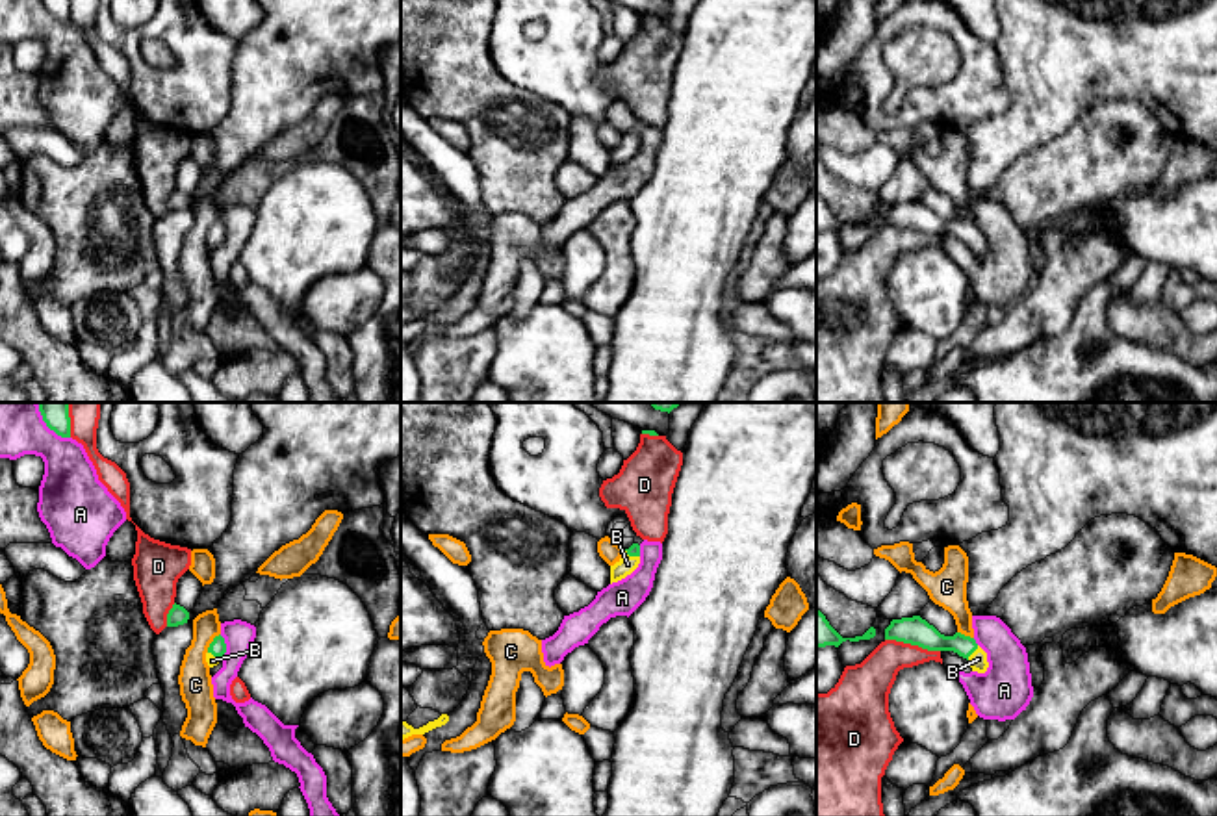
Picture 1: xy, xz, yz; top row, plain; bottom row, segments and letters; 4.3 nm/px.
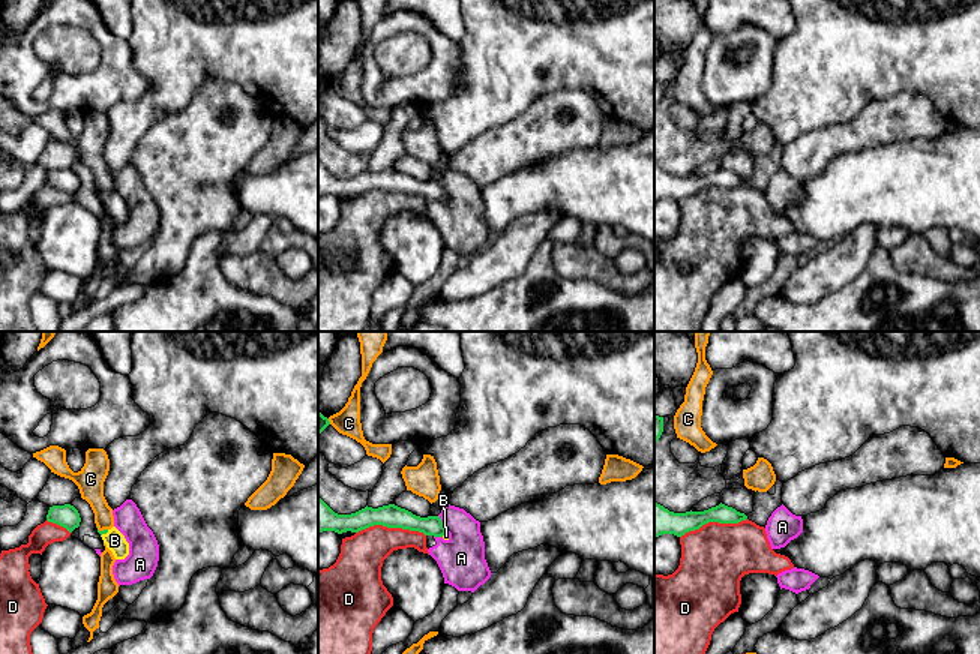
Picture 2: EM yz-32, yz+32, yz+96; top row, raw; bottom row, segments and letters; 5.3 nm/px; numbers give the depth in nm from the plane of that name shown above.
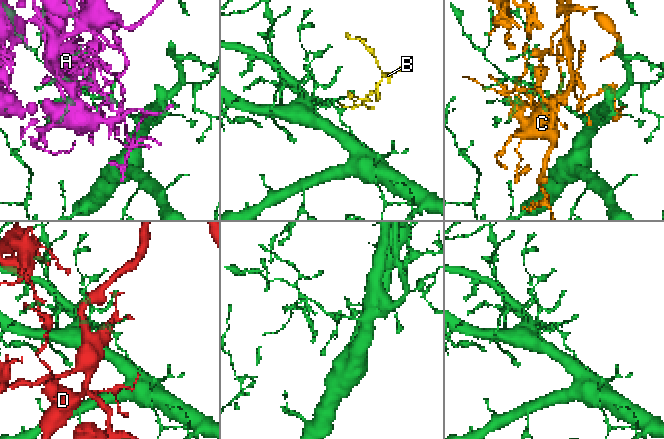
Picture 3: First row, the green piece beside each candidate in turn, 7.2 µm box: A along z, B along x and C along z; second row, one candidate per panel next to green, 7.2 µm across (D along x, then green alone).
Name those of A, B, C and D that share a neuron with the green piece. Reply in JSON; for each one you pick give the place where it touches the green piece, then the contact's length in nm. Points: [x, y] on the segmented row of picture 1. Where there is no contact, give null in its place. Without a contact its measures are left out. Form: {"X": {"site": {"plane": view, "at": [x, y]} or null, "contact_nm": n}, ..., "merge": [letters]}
{"B": {"site": {"plane": "yz", "at": [973, 651]}, "contact_nm": 80}, "merge": ["B"]}

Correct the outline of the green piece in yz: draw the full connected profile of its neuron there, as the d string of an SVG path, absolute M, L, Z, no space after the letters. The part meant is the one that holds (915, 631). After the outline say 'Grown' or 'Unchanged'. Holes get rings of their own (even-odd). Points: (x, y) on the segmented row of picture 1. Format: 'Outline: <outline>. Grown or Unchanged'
Outline: M920 616L892 619L885 629L885 640L918 645L928 651L954 651L967 658L972 671L978 673L985 673L989 668L987 653L976 644L974 638L961 632L944 636Z. Grown

